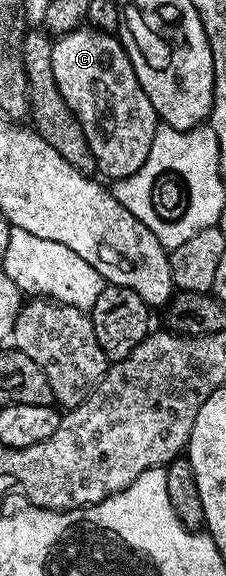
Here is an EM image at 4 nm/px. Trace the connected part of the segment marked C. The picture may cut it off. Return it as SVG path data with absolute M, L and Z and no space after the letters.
M84 25L67 35L58 36L52 45L53 76L56 78L60 93L79 119L98 163L98 170L107 174L111 181L118 181L137 173L149 157L153 145L155 130L161 126L158 113L153 109L153 101L141 87L137 73L127 56L122 42L109 31L100 31L98 27Z

